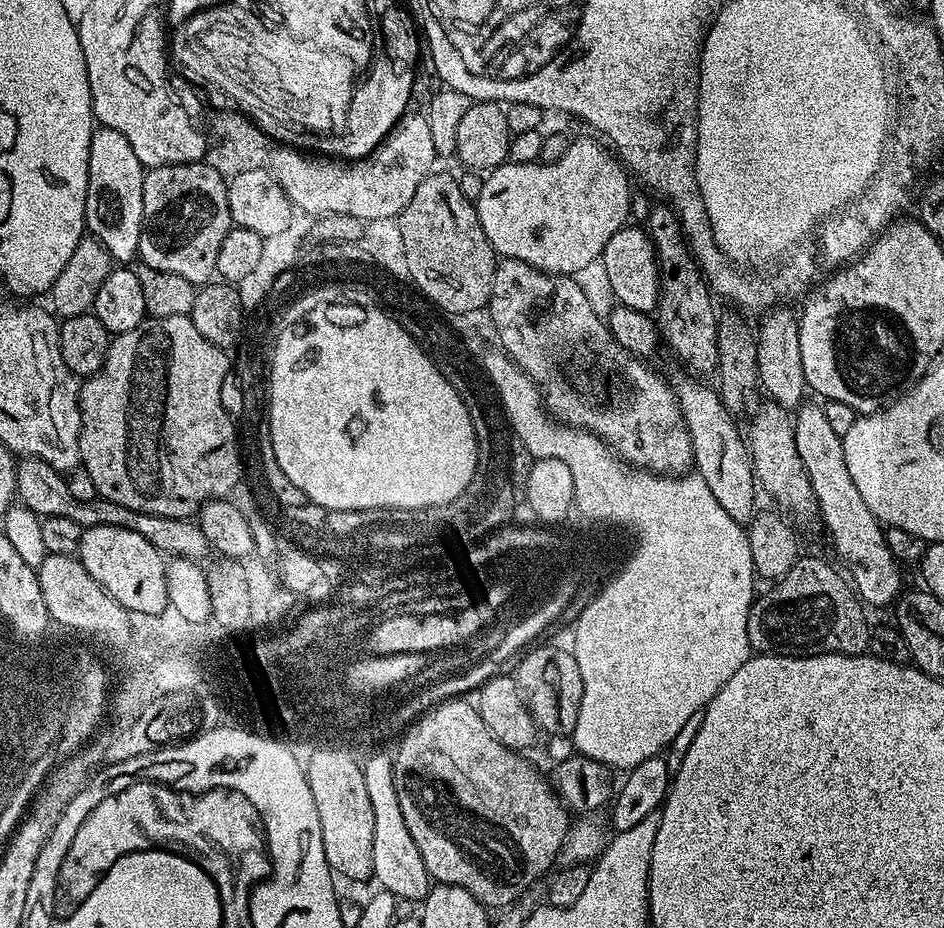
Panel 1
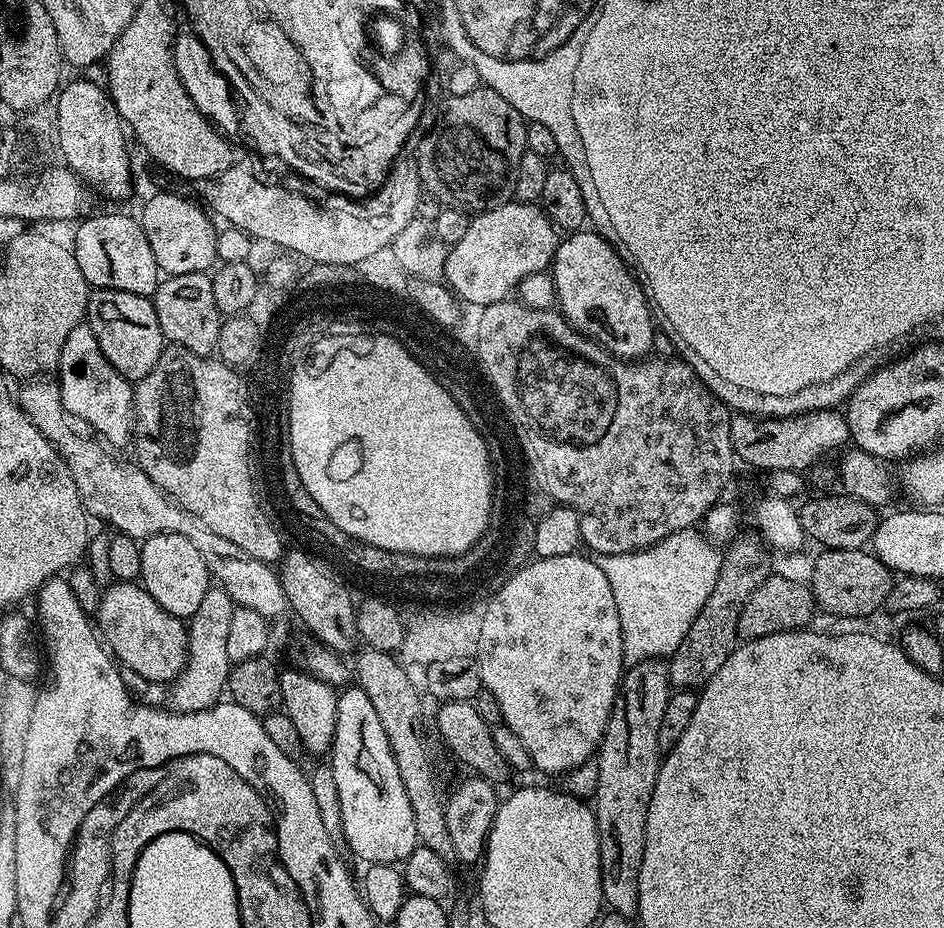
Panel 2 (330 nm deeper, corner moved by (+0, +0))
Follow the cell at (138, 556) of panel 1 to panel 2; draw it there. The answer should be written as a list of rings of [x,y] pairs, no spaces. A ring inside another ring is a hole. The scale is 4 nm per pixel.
[[[157,534],[140,544],[142,570],[139,583],[170,614],[181,618],[190,618],[210,587],[210,573],[198,546],[190,542],[187,536],[178,534]]]

